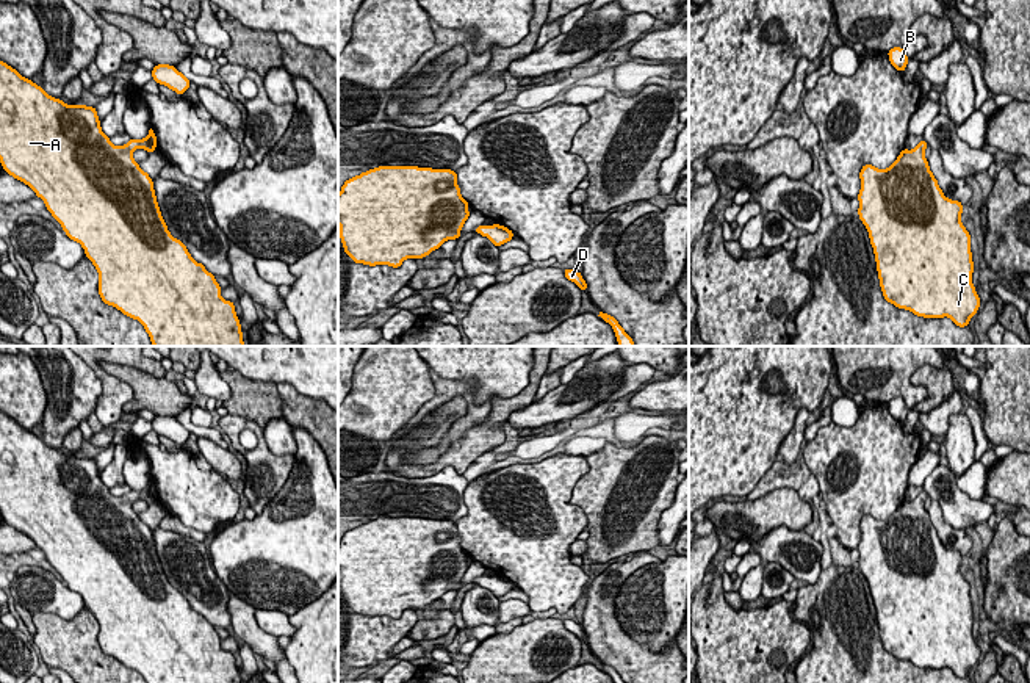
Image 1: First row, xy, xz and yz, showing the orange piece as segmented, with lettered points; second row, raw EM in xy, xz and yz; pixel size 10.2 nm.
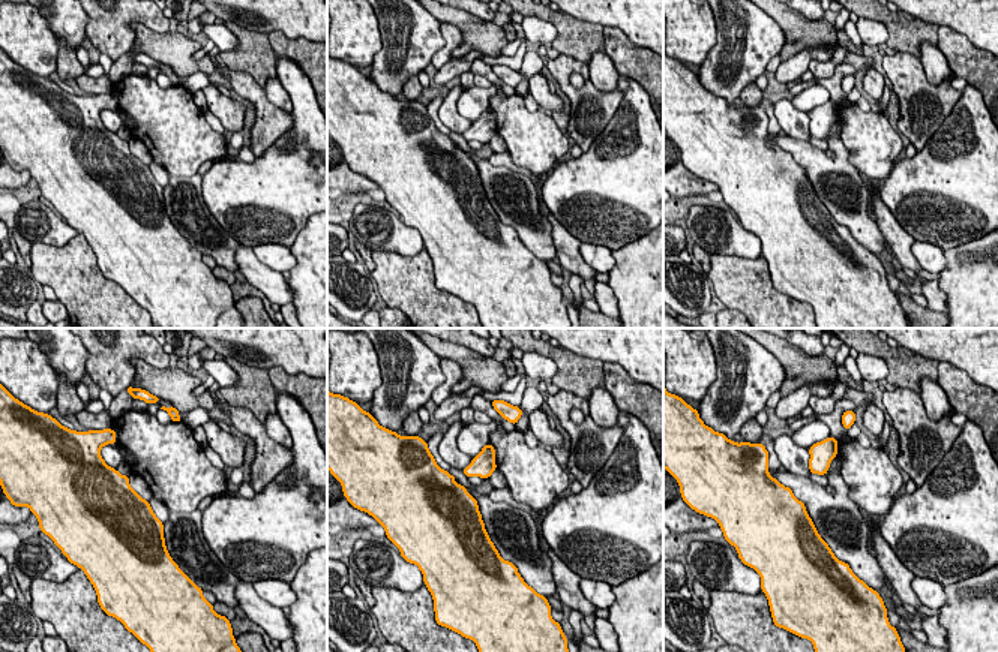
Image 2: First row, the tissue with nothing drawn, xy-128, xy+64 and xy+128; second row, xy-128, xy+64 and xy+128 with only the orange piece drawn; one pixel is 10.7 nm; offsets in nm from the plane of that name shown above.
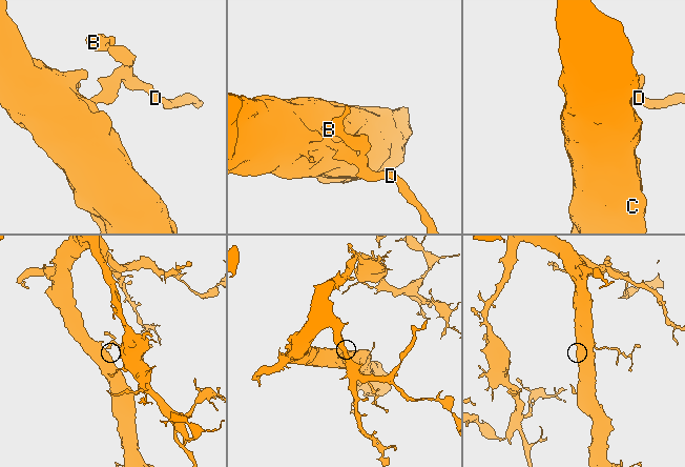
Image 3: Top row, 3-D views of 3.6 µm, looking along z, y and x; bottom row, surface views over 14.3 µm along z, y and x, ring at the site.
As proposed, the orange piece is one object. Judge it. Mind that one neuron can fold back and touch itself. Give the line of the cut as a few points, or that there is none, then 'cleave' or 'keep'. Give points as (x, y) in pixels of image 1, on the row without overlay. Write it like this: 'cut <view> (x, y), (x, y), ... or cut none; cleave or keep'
cut none; keep

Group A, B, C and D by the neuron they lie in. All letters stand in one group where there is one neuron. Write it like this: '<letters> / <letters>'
A B C D

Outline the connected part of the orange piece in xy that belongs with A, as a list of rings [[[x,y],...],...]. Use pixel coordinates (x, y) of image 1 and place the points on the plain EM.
[[[0,412],[0,514],[6,525],[28,536],[61,575],[66,586],[78,592],[99,622],[99,645],[108,656],[138,670],[146,683],[241,683],[232,652],[221,647],[214,627],[197,614],[186,597],[174,589],[161,567],[153,533],[133,511],[133,501],[157,500],[153,481],[139,492],[114,497],[102,482],[94,457],[66,456],[41,437]]]

